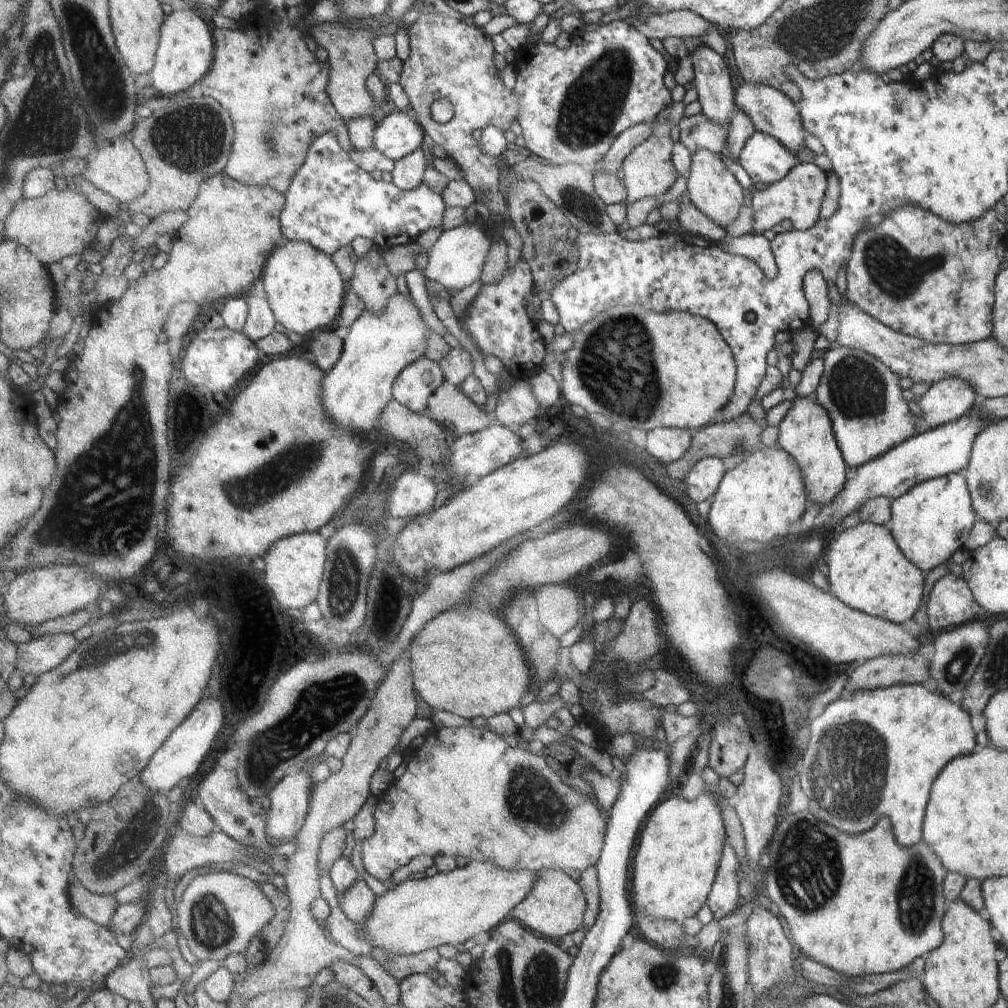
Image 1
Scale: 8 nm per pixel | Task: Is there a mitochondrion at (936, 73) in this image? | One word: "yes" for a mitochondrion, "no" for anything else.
no

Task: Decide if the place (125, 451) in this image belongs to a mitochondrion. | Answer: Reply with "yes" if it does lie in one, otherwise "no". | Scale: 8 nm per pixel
yes

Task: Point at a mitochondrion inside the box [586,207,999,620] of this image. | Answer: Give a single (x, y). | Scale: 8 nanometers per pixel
(897, 273)

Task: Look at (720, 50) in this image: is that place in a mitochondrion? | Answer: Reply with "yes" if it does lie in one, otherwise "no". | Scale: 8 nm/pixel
no

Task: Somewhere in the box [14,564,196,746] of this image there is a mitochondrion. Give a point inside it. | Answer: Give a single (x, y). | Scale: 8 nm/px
(144, 646)

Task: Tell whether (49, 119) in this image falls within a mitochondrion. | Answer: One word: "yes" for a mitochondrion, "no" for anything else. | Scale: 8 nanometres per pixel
yes

